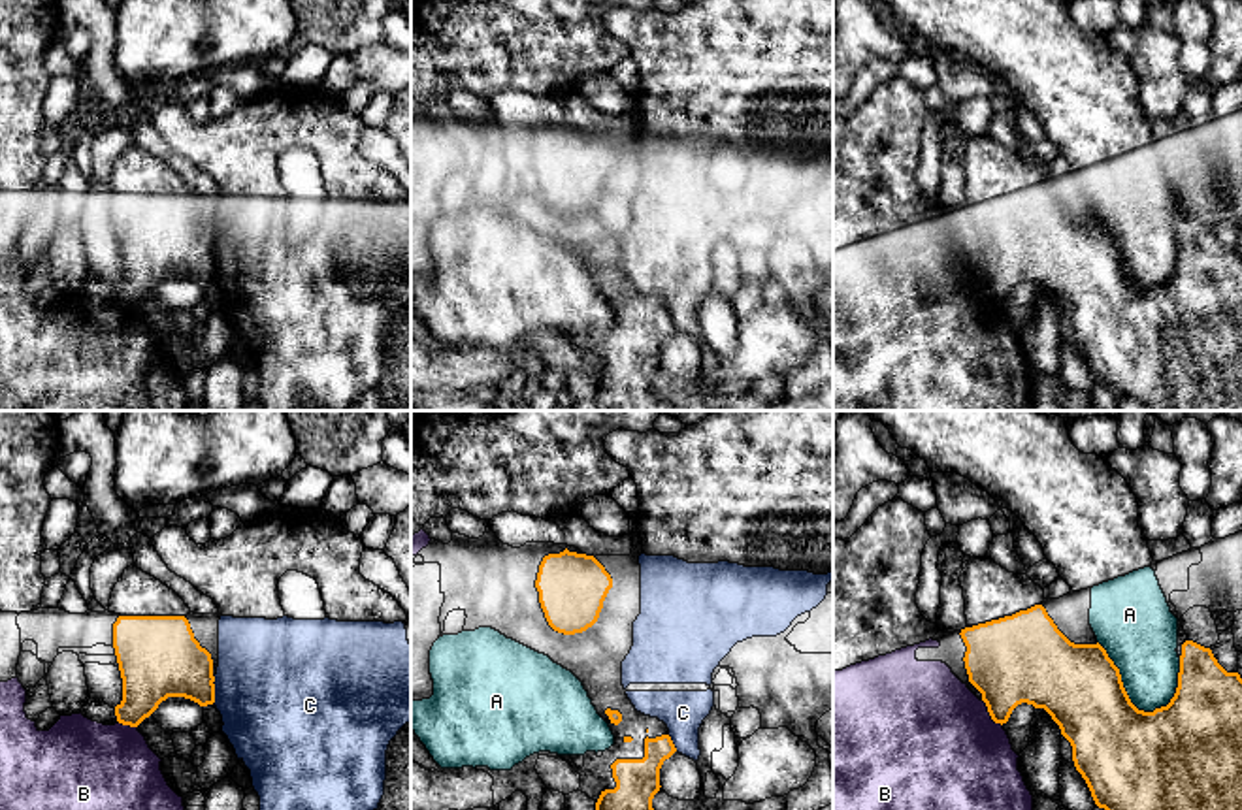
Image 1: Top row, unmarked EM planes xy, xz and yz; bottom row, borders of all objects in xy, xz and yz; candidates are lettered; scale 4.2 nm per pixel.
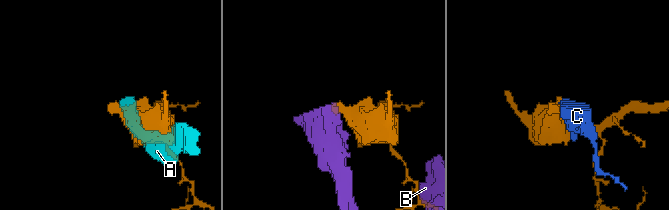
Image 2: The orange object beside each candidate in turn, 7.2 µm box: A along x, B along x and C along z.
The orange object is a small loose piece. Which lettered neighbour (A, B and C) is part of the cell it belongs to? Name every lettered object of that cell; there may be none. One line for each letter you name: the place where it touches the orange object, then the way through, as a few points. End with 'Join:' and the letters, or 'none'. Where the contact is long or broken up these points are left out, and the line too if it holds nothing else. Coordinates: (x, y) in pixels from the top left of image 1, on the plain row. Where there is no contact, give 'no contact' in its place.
Join: none

